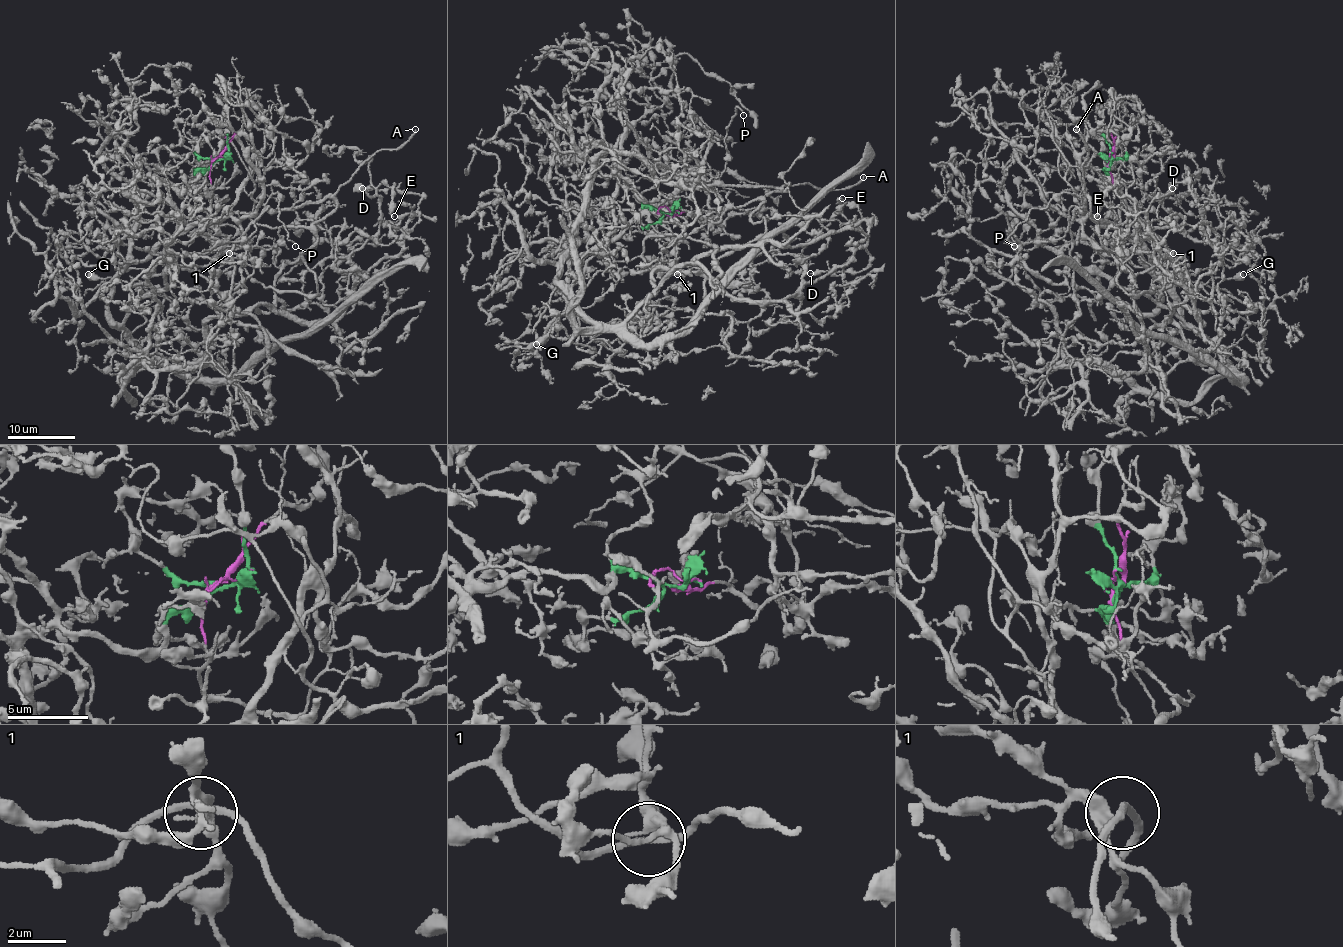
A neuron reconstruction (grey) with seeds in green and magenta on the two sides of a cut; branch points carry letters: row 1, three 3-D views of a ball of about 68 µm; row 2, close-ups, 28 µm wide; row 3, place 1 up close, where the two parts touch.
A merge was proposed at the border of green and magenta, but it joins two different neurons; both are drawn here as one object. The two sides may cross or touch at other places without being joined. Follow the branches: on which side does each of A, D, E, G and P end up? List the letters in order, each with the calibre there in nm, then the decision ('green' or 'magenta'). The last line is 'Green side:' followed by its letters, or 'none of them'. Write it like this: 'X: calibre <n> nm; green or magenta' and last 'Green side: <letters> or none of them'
A: calibre 160 nm; magenta
D: calibre 400 nm; green
E: calibre 190 nm; green
G: calibre 600 nm; magenta
P: calibre 120 nm; magenta
Green side: D, E

